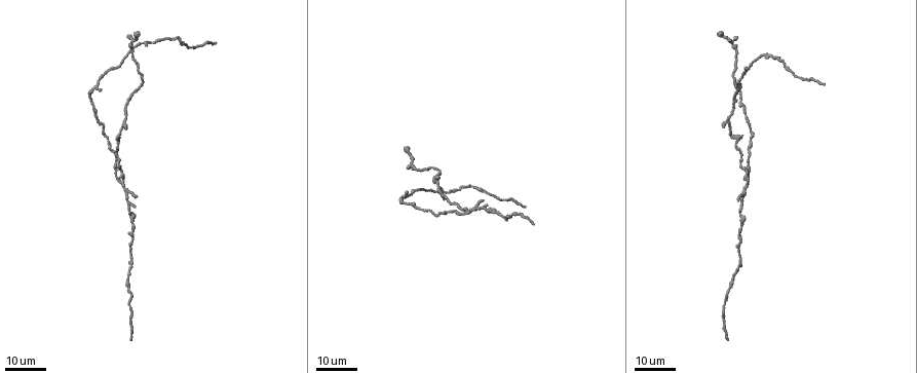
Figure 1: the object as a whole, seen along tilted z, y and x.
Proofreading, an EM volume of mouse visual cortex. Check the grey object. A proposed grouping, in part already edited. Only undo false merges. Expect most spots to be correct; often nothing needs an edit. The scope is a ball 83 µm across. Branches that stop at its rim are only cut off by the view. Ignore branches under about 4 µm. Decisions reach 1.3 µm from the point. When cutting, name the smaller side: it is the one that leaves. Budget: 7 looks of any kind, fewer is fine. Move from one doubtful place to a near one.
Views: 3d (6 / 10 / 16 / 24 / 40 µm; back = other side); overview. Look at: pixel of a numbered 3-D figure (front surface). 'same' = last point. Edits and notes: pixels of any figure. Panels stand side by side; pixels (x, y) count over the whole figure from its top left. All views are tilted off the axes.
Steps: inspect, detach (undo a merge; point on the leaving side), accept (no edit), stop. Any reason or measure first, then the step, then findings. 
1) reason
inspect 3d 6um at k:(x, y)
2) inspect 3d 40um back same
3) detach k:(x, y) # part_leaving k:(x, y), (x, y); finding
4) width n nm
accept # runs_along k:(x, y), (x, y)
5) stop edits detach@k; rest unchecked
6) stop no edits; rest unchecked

side arm on a straight run
inspect 3d 24um at 1:(413, 160)

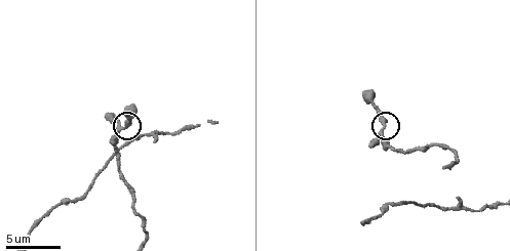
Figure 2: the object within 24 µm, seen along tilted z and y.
zoom in
inspect 3d 6um at 2:(383, 128)

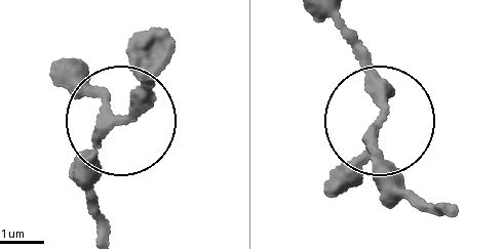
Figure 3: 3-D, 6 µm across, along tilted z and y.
arms 3
accept # runs_along 3:(446, 209), (408, 196), (380, 156), (378, 89), (354, 31); continuous, no second neuron

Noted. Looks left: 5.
sudden change in width
inspect 3d 16um at 1:(738, 80)

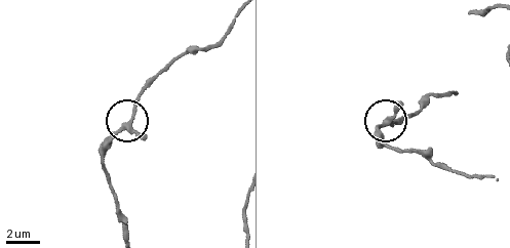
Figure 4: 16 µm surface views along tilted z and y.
zoom in
inspect 3d 6um at 4:(385, 123)

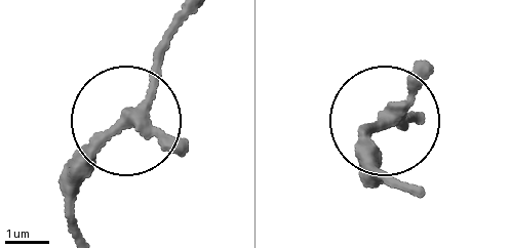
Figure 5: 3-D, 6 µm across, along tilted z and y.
width 240 nm
accept # runs_along 5:(81, 232), (79, 160), (138, 108), (199, 10); one neuron here

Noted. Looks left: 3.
thick turns thin
inspect 3d 24um at 1:(113, 150)

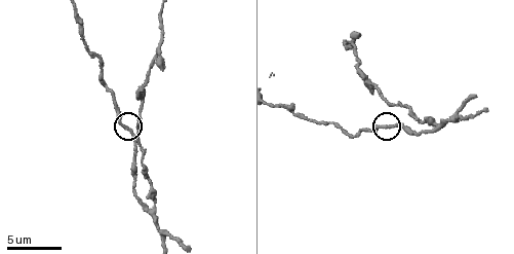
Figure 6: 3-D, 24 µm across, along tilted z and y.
inspect 3d 6um at 6:(384, 126)

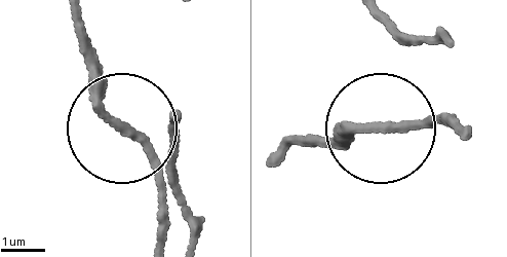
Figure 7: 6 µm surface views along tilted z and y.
accept # runs_along 7:(76, 15), (92, 93), (150, 158), (169, 210); all the same neuron

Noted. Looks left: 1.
two arms in line, one across
inspect 3d 10um at 2:(450, 210)

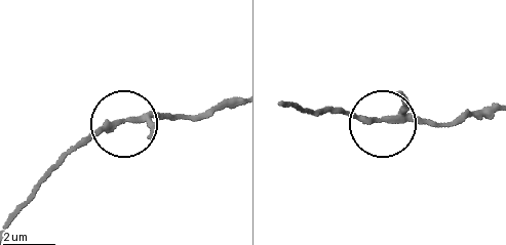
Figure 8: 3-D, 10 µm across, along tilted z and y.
accept # runs_along 8:(287, 105), (375, 119), (411, 116), (439, 126); one neuron here

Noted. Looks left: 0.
stop no edits; rest unchecked

